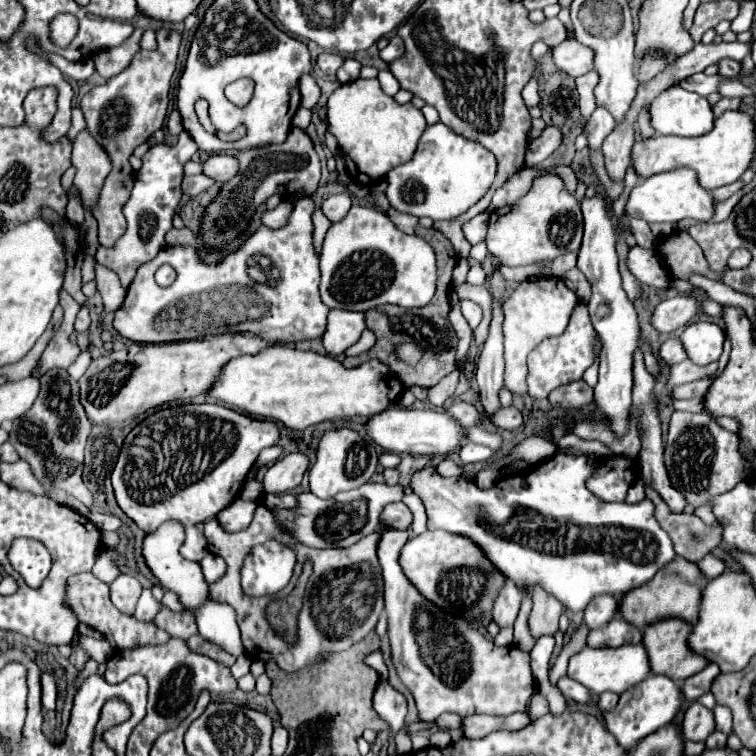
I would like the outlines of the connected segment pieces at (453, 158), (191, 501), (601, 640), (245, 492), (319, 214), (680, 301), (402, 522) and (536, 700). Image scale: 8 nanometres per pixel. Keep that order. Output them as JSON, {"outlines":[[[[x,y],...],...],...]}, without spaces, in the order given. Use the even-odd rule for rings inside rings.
{"outlines":[[[[437,122],[427,126],[423,132],[413,160],[393,168],[387,174],[385,196],[389,206],[399,212],[413,214],[417,218],[427,216],[431,220],[453,220],[479,202],[481,196],[485,196],[485,190],[489,190],[493,184],[495,172],[497,160],[487,148]]],[[[179,404],[179,406],[169,406],[169,408],[163,408],[163,410],[157,410],[155,414],[147,416],[145,420],[141,420],[127,436],[125,436],[125,442],[123,442],[123,448],[121,448],[121,454],[117,458],[117,464],[113,468],[113,474],[111,474],[111,486],[113,486],[113,492],[115,492],[115,500],[119,504],[119,508],[143,530],[143,532],[153,532],[157,530],[163,522],[167,520],[177,520],[185,526],[185,544],[181,546],[181,556],[187,558],[187,560],[195,560],[195,562],[201,562],[201,558],[207,554],[207,544],[205,544],[205,536],[203,532],[197,528],[199,522],[205,522],[209,518],[213,518],[219,510],[223,510],[231,500],[235,500],[237,496],[231,496],[231,488],[233,484],[239,484],[239,490],[243,486],[243,480],[245,476],[249,474],[249,470],[253,468],[253,464],[257,462],[257,456],[263,448],[267,446],[275,446],[279,440],[279,430],[273,422],[267,422],[267,420],[255,420],[251,416],[245,416],[245,414],[239,414],[231,408],[225,408],[225,406],[217,406],[217,404]]],[[[613,618],[605,628],[591,630],[587,636],[587,646],[591,648],[615,648],[623,644],[641,644],[641,630],[623,618]]],[[[254,478],[245,482],[239,494],[239,498],[242,500],[256,501],[263,492],[262,482]]],[[[315,210],[315,214],[313,214],[313,224],[315,224],[315,250],[317,250],[317,254],[319,254],[319,252],[321,252],[323,238],[325,238],[325,232],[327,232],[329,226],[331,226],[331,220],[323,214],[323,210]]],[[[675,296],[657,306],[651,324],[661,332],[677,330],[689,324],[689,320],[693,320],[697,312],[699,312],[699,304],[695,296]]],[[[393,502],[387,504],[381,512],[381,526],[385,528],[397,528],[397,530],[407,530],[411,524],[413,516],[409,508],[403,502]]],[[[535,694],[535,696],[531,698],[531,704],[529,704],[529,708],[527,708],[525,714],[527,714],[531,720],[537,720],[537,718],[545,716],[547,712],[549,712],[549,704],[547,704],[547,700],[541,698],[541,694]]]]}

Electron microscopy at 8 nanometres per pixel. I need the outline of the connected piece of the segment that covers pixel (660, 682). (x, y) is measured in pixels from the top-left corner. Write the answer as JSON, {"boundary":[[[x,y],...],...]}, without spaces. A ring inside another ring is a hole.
{"boundary":[[[649,674],[645,680],[641,680],[641,684],[637,684],[637,688],[629,688],[629,692],[621,694],[617,708],[613,708],[613,712],[601,712],[601,714],[605,718],[607,730],[611,730],[611,734],[619,740],[619,744],[625,750],[631,750],[641,738],[671,724],[675,720],[675,714],[679,712],[679,704],[681,704],[679,686],[667,676]]]}

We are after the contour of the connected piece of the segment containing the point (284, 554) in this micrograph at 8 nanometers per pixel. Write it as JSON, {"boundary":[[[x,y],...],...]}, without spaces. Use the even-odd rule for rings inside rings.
{"boundary":[[[265,542],[253,548],[241,568],[241,584],[249,596],[275,594],[287,586],[295,566],[295,554],[281,542]]]}

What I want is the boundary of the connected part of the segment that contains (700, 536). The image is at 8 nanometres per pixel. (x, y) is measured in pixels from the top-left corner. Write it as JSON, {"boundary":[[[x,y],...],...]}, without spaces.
{"boundary":[[[645,488],[645,494],[655,502],[655,518],[673,540],[679,556],[689,562],[699,562],[699,558],[709,554],[719,544],[719,536],[723,532],[719,522],[715,526],[707,526],[697,516],[673,514],[651,488]]]}

